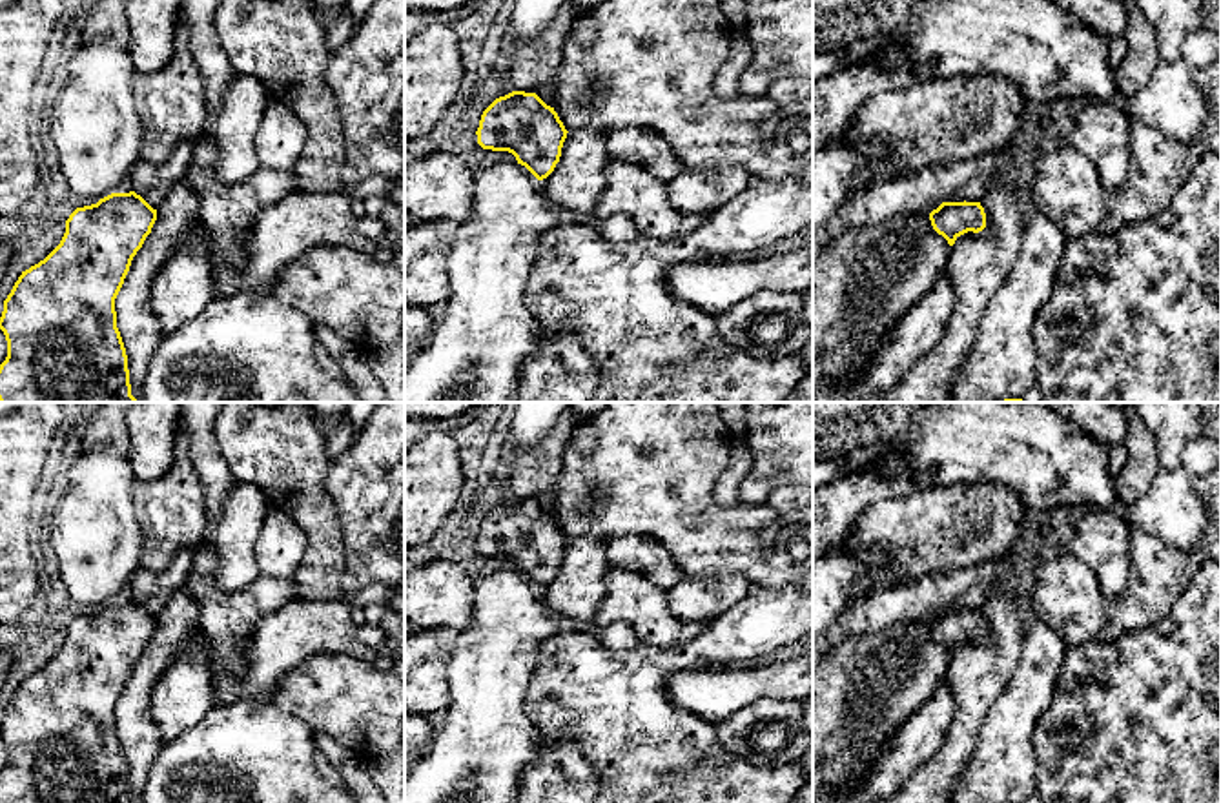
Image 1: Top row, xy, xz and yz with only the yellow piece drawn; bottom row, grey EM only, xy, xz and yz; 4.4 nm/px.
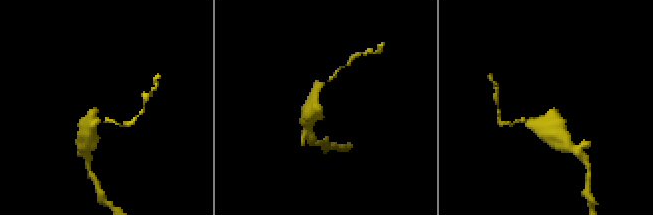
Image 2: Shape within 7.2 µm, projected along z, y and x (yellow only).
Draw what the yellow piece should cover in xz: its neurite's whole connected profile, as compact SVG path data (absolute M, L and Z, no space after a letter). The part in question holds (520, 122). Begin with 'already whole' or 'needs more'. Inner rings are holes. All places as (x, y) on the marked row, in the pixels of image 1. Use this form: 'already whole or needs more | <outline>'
already whole | M525 91L496 98L476 131L483 149L512 153L538 180L554 171L567 133L554 107Z

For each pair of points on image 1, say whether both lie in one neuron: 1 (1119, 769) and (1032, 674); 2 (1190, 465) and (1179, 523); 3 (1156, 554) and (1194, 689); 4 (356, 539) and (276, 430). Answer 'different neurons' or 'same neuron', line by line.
1: different neurons
2: same neuron
3: different neurons
4: different neurons

